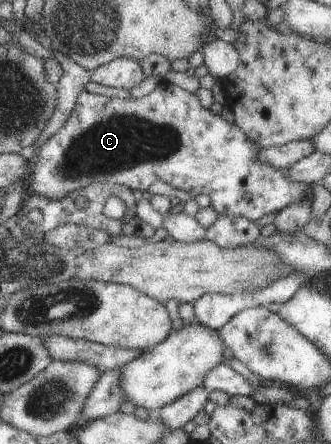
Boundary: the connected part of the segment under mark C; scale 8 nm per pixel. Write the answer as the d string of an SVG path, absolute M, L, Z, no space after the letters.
M161 79L157 87L149 93L141 97L141 99L135 99L135 97L128 98L110 98L100 94L93 94L87 91L79 93L77 97L77 103L73 107L73 113L69 115L69 119L65 121L63 127L56 131L34 154L33 160L31 161L30 175L26 181L26 187L29 193L35 193L39 196L47 197L47 199L61 199L65 195L70 195L71 193L80 193L87 185L95 183L106 183L106 184L119 184L123 187L128 187L133 191L139 190L141 192L147 191L149 186L157 179L163 180L167 185L175 187L175 189L181 189L181 191L187 191L193 198L197 195L205 194L209 195L211 199L210 206L217 211L219 216L233 216L233 217L244 217L249 221L256 222L258 219L263 217L263 215L268 215L269 213L279 213L283 211L289 203L303 202L306 200L313 201L313 185L311 183L301 183L301 181L291 181L289 175L287 175L286 169L275 169L271 167L269 163L261 163L257 161L259 153L259 147L253 139L249 139L247 135L240 130L237 124L232 124L227 122L220 115L214 114L201 105L199 98L195 93L189 92L175 84L169 82L169 80Z

